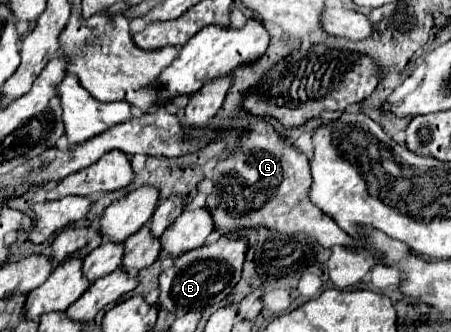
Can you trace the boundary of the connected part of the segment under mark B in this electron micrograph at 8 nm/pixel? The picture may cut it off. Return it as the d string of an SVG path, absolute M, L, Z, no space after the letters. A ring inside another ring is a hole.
M226 238L212 244L204 244L196 250L190 250L178 258L174 258L172 266L160 274L160 298L158 304L178 316L190 310L202 310L212 302L220 292L234 288L242 276L242 264L248 252L248 238Z

